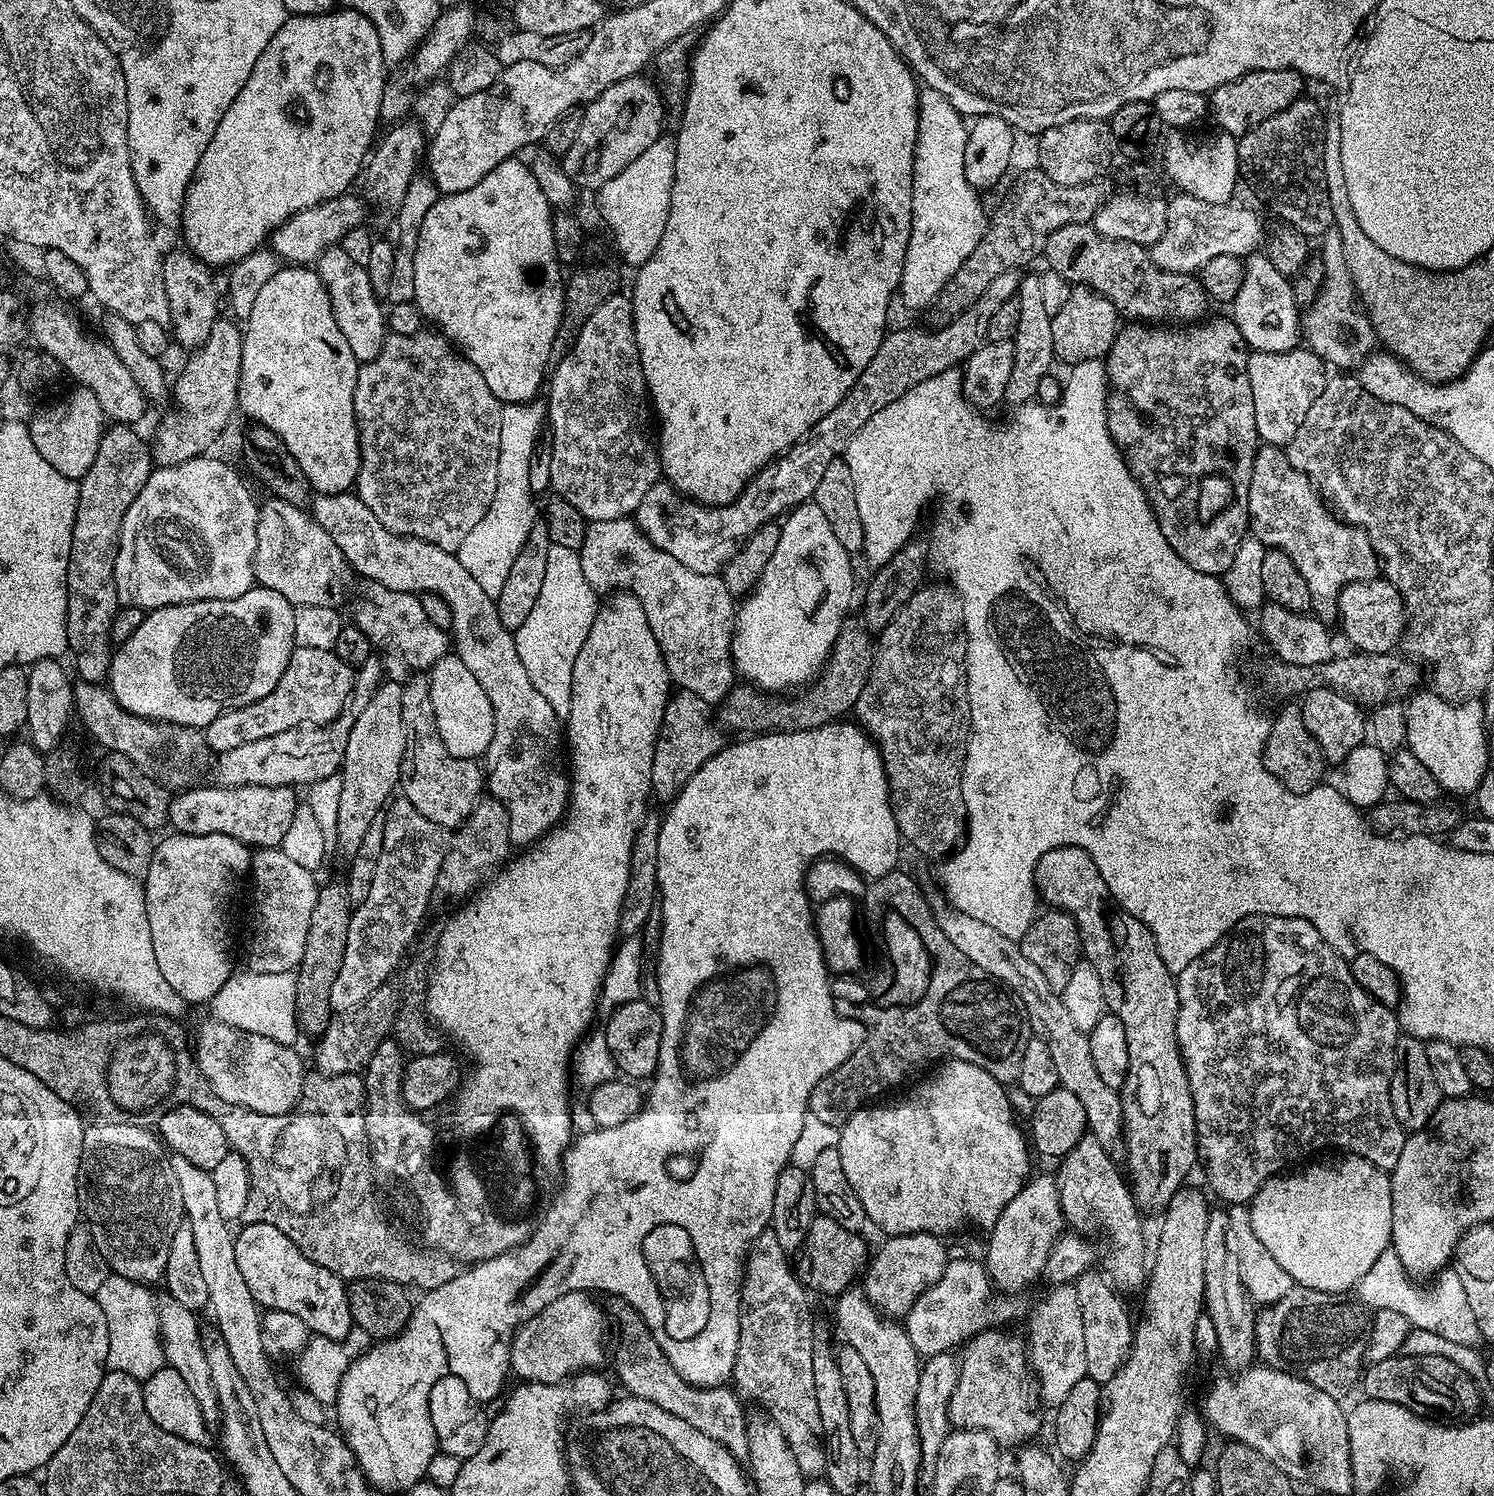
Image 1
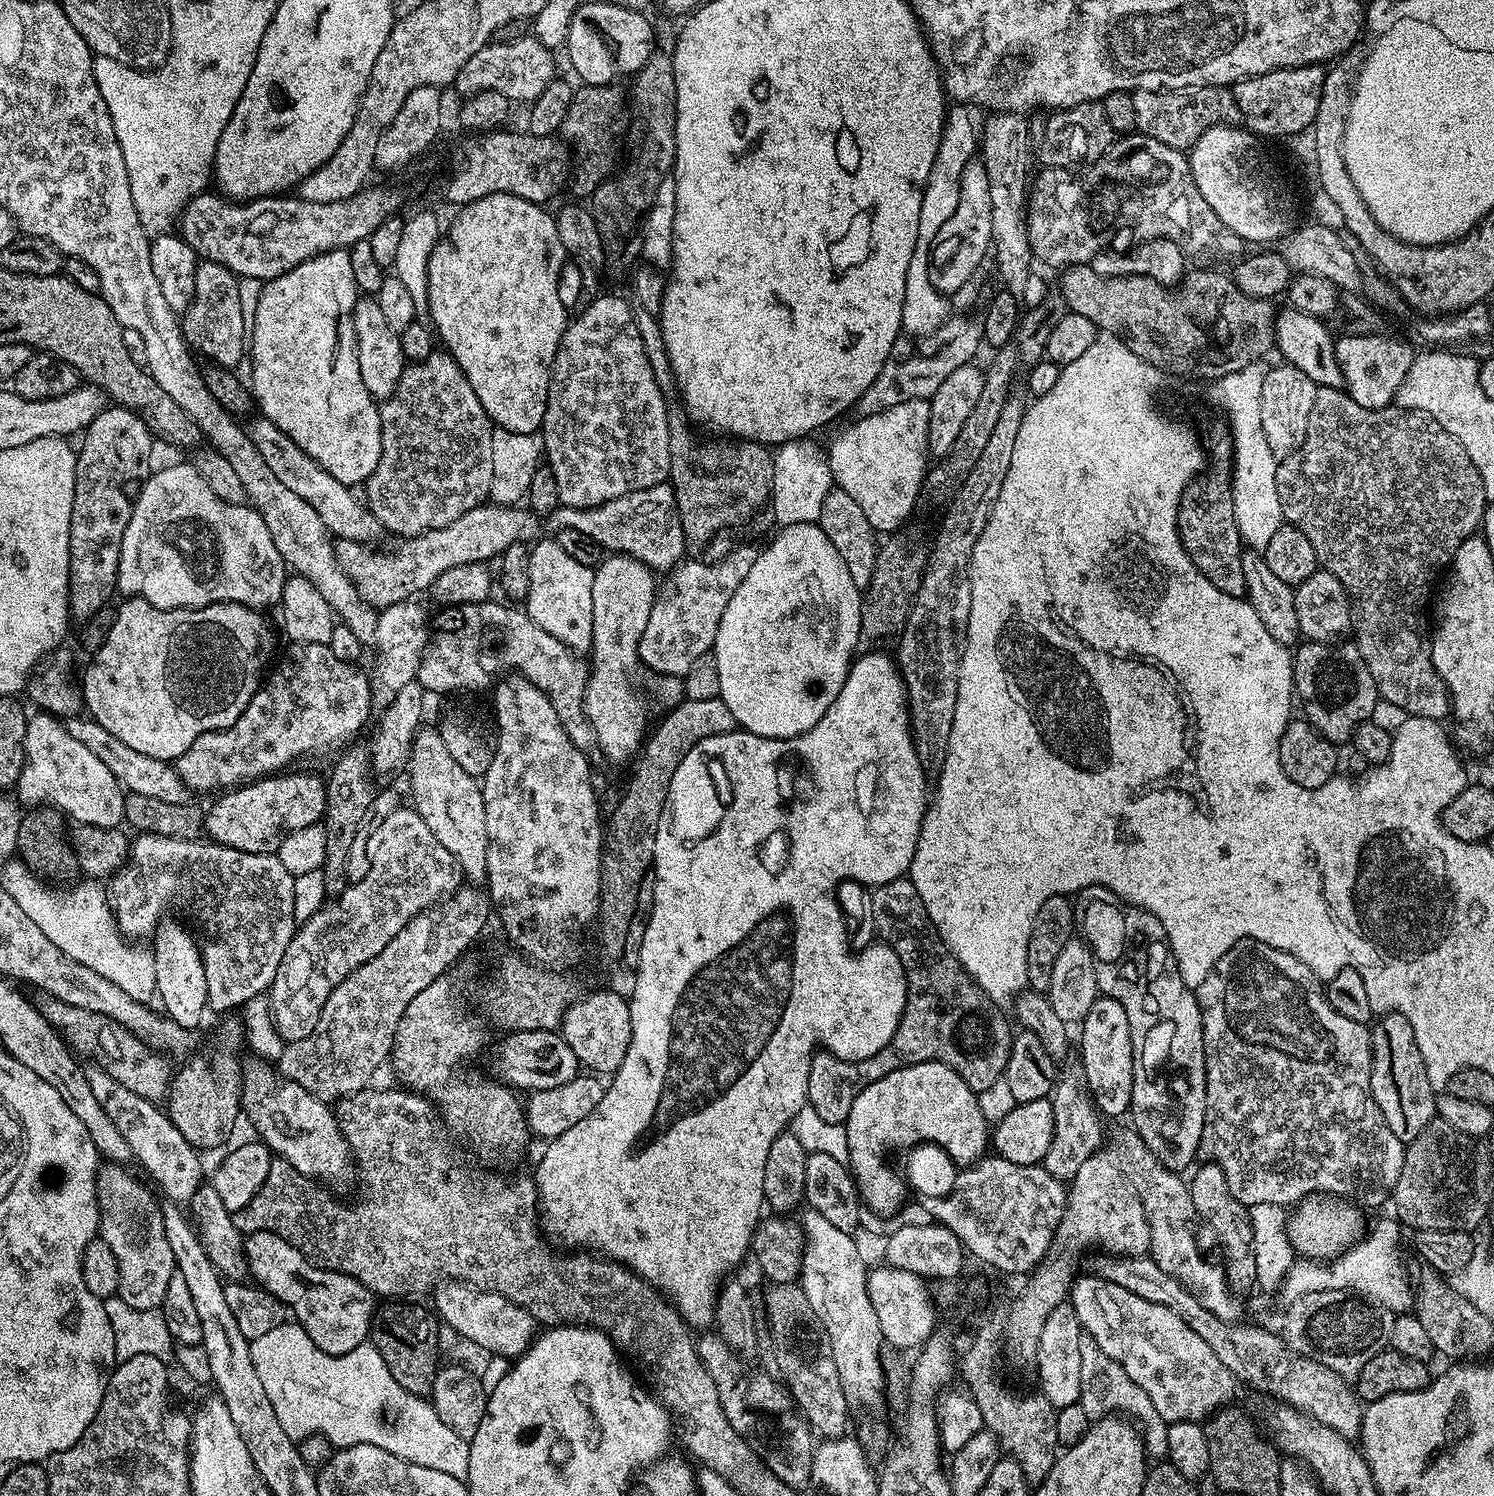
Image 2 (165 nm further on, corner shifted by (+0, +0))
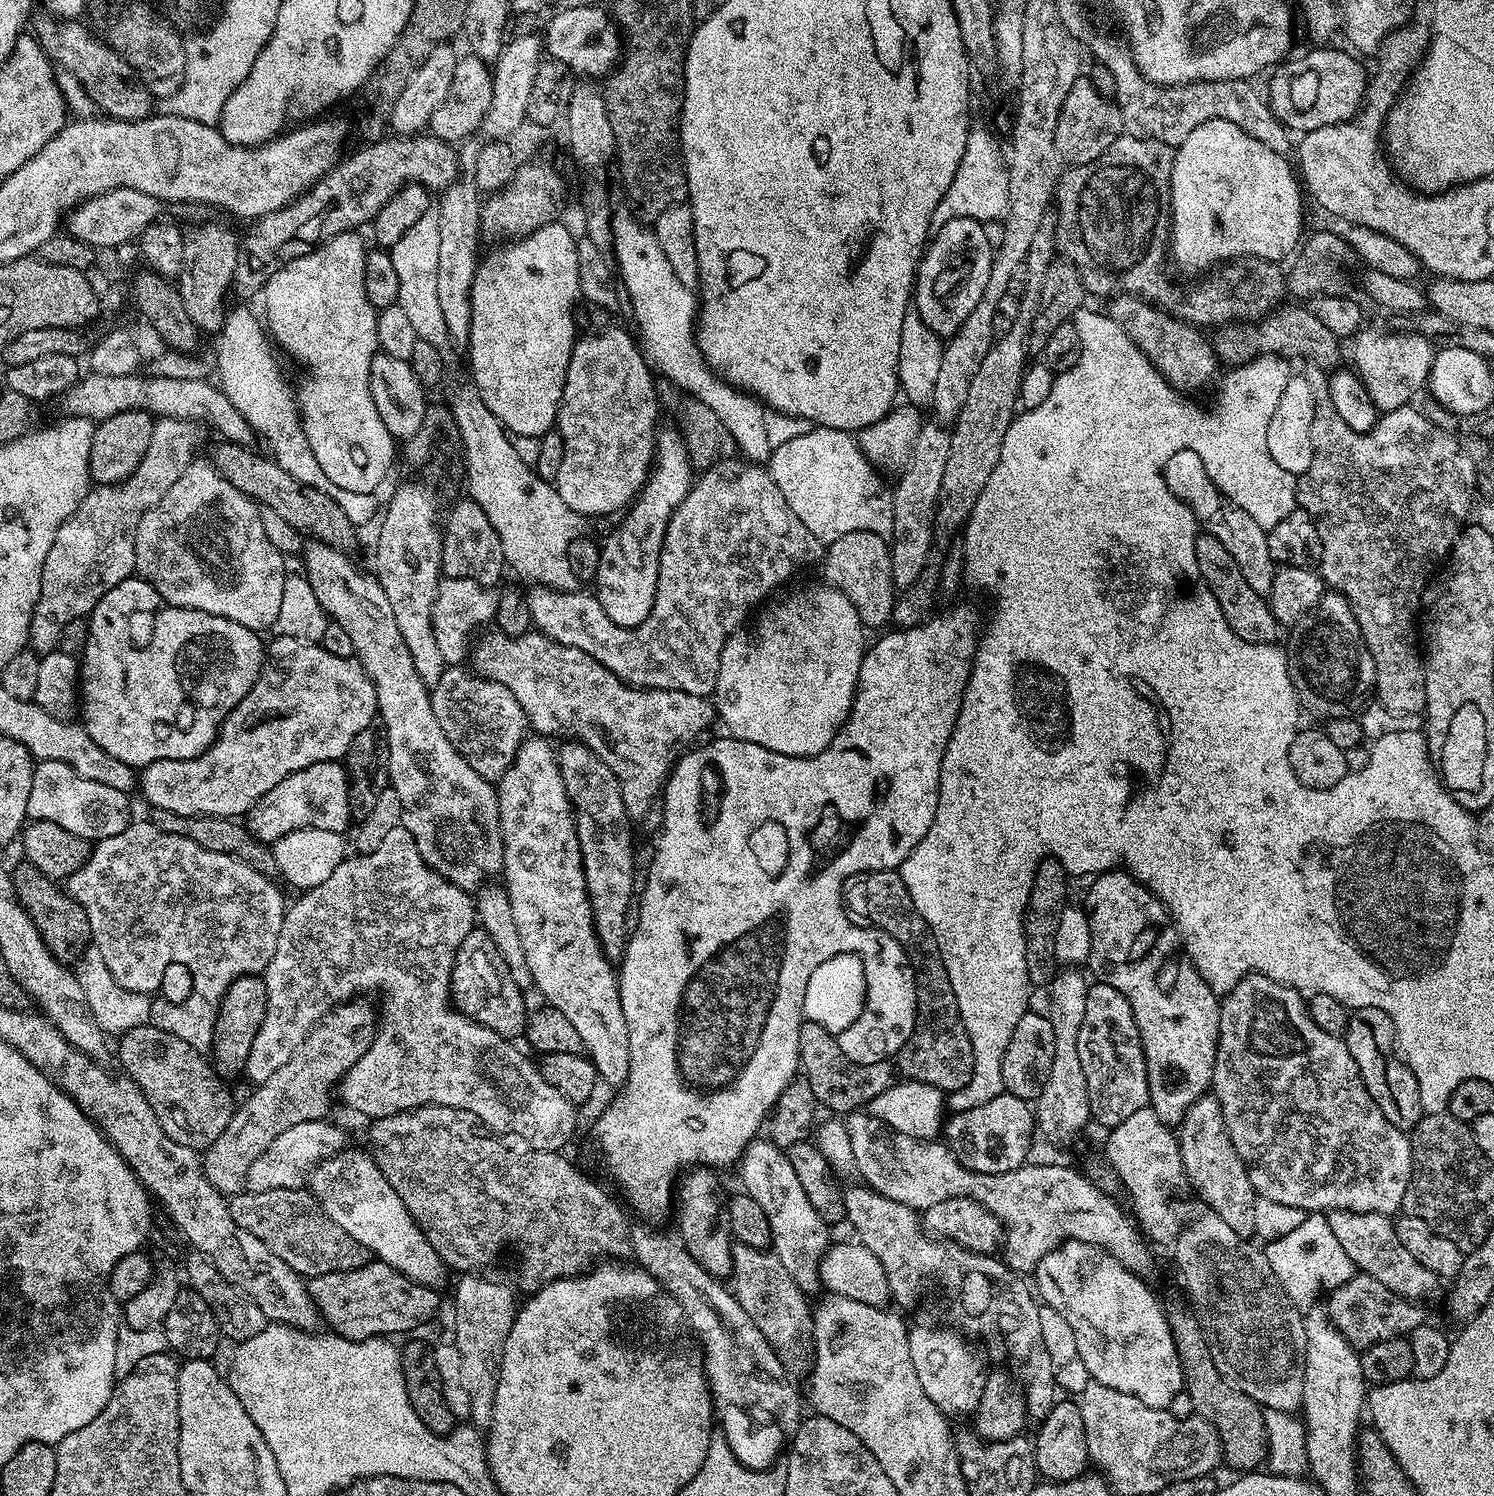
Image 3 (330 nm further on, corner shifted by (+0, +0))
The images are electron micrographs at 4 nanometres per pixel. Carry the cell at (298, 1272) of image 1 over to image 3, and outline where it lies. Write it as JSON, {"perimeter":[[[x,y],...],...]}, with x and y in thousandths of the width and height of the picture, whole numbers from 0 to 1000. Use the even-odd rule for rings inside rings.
{"perimeter":[[[242,844],[234,850],[222,850],[208,854],[205,856],[206,864],[214,876],[215,883],[220,885],[226,893],[233,896],[246,896],[249,893],[264,894],[264,890],[276,892],[295,874],[294,863],[276,856],[260,845]]]}

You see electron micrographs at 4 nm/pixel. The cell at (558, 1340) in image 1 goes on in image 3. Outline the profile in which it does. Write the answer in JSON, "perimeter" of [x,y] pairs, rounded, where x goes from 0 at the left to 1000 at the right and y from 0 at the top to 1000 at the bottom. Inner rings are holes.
{"perimeter":[[[234,766],[225,773],[222,773],[220,775],[216,775],[207,787],[210,801],[214,803],[216,809],[224,818],[229,820],[229,822],[232,822],[232,825],[237,828],[239,833],[242,835],[247,834],[254,844],[260,845],[264,849],[266,849],[276,858],[282,858],[290,862],[297,862],[297,850],[299,851],[297,843],[295,842],[290,833],[288,833],[285,825],[278,819],[278,814],[273,811],[273,807],[266,801],[264,793],[258,790],[251,775],[246,769],[244,770],[240,770],[238,766]]]}

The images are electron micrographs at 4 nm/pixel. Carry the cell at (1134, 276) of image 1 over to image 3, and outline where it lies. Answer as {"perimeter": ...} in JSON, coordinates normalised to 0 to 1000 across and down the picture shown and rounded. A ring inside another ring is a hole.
{"perimeter":[[[865,202],[865,204],[857,205],[850,211],[840,215],[825,215],[817,219],[817,222],[813,225],[813,232],[815,239],[819,241],[822,245],[835,243],[836,241],[840,241],[841,238],[855,238],[857,239],[865,239],[865,238],[873,238],[879,241],[884,246],[894,247],[898,245],[897,230],[898,228],[880,210],[875,205]]]}

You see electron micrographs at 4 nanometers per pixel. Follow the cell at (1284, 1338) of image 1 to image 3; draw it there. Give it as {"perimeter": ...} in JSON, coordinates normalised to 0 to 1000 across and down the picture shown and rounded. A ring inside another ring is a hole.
{"perimeter":[[[907,852],[900,858],[891,862],[890,866],[892,867],[888,871],[888,876],[892,886],[908,902],[914,902],[924,896],[930,896],[934,893],[942,894],[943,890],[954,882],[952,876],[950,875],[952,874],[950,871],[933,865],[933,862],[928,862],[925,857],[912,852]]]}

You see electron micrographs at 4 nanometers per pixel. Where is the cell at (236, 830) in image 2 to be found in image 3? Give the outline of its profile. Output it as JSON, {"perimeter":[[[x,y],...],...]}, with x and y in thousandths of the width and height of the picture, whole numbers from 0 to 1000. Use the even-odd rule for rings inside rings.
{"perimeter":[[[224,508],[210,509],[210,512],[205,512],[197,517],[189,520],[189,523],[186,523],[186,525],[183,525],[183,528],[178,528],[177,533],[165,543],[165,552],[167,555],[167,557],[170,557],[170,560],[173,560],[180,566],[197,555],[212,553],[230,557],[232,557],[233,551],[236,550],[235,537],[233,533],[233,516],[230,510]]]}

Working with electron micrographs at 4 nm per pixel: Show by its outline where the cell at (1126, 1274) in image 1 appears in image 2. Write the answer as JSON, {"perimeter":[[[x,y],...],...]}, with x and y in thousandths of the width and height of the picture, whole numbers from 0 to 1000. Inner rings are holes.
{"perimeter":[[[710,719],[703,735],[705,742],[705,761],[703,761],[703,769],[700,769],[697,780],[705,787],[715,790],[719,785],[722,785],[722,779],[725,779],[727,774],[737,769],[736,764],[739,762],[739,754],[736,752],[738,746],[722,719]]]}

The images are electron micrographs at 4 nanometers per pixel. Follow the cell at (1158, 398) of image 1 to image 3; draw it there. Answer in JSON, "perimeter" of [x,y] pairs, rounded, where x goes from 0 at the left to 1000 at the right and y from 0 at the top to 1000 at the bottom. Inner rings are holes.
{"perimeter":[[[804,355],[798,362],[798,372],[801,374],[801,381],[816,402],[823,421],[826,421],[829,426],[837,430],[852,430],[855,427],[854,424],[858,422],[858,420],[853,413],[851,405],[847,399],[839,397],[839,393],[831,384],[831,381],[829,381],[829,376],[826,376],[825,371],[821,370],[821,365],[818,365],[818,362],[815,362],[814,358]]]}

